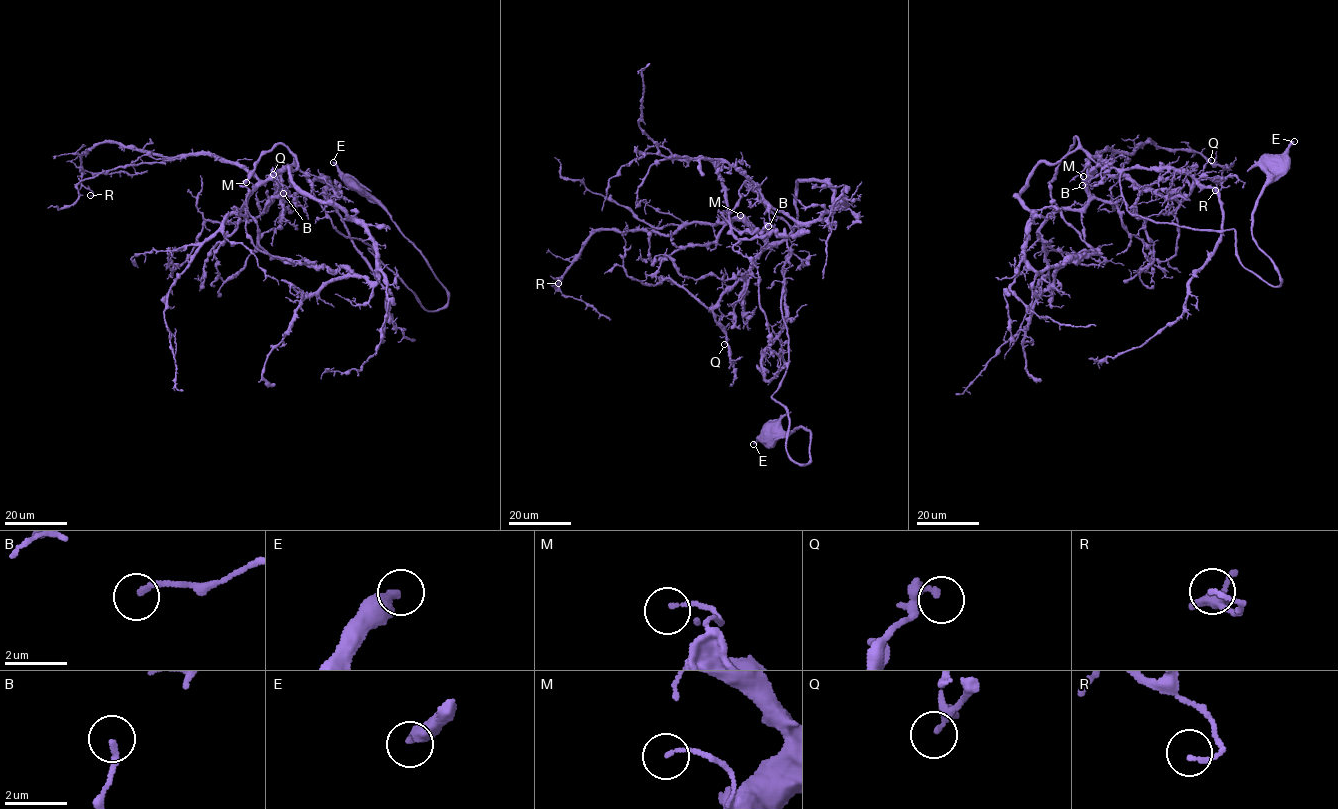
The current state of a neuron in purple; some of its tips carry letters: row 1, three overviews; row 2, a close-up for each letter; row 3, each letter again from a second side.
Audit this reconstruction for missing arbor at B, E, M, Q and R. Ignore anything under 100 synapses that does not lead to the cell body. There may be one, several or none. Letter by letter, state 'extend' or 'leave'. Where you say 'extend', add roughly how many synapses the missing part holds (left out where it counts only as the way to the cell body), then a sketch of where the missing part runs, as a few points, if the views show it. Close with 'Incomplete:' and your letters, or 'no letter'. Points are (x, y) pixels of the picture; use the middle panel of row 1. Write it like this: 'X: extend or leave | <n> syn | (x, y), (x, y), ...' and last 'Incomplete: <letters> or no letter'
B: leave
E: leave
M: leave
Q: leave
R: leave
Incomplete: no letter

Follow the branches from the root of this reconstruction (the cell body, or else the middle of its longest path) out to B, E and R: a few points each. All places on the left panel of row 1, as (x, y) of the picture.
B: (348, 181), (419, 252), (444, 306), (422, 308), (372, 246), (334, 228), (294, 166), (283, 193)
E: (348, 181), (333, 162)
R: (348, 181), (444, 306), (334, 228), (294, 166), (260, 180), (98, 142), (90, 195)

